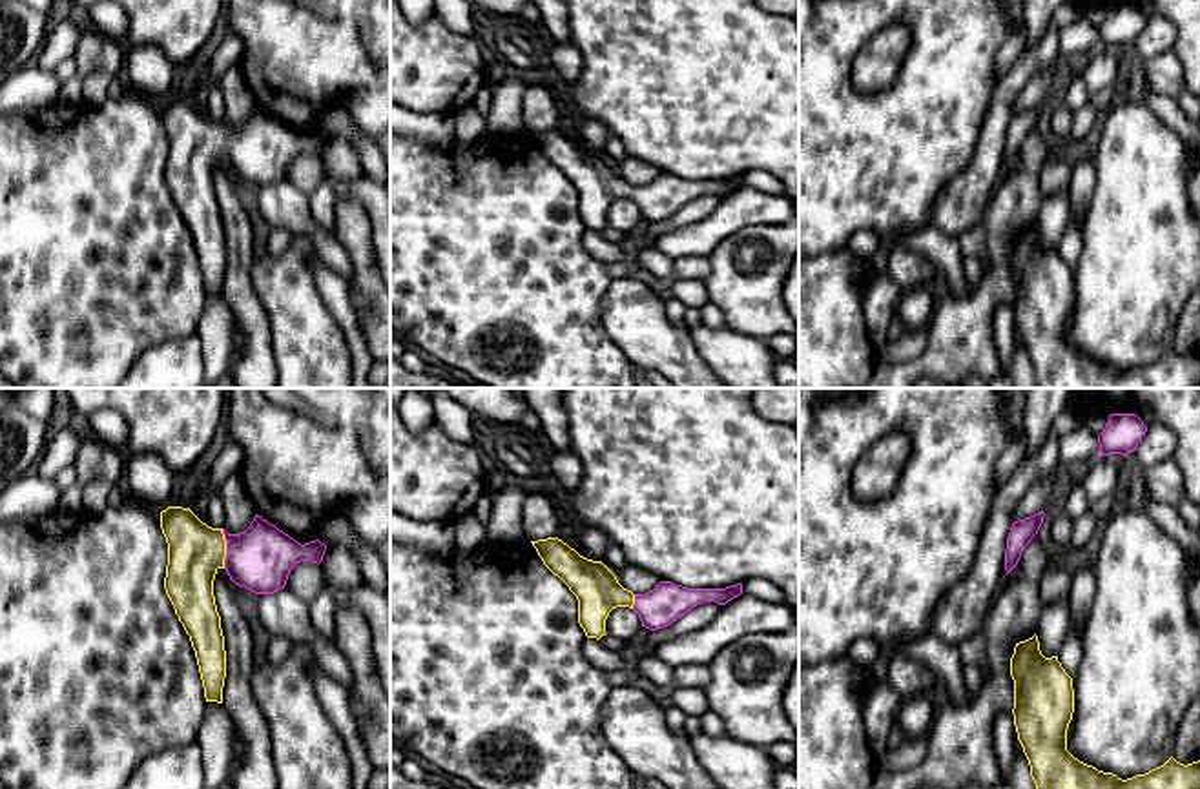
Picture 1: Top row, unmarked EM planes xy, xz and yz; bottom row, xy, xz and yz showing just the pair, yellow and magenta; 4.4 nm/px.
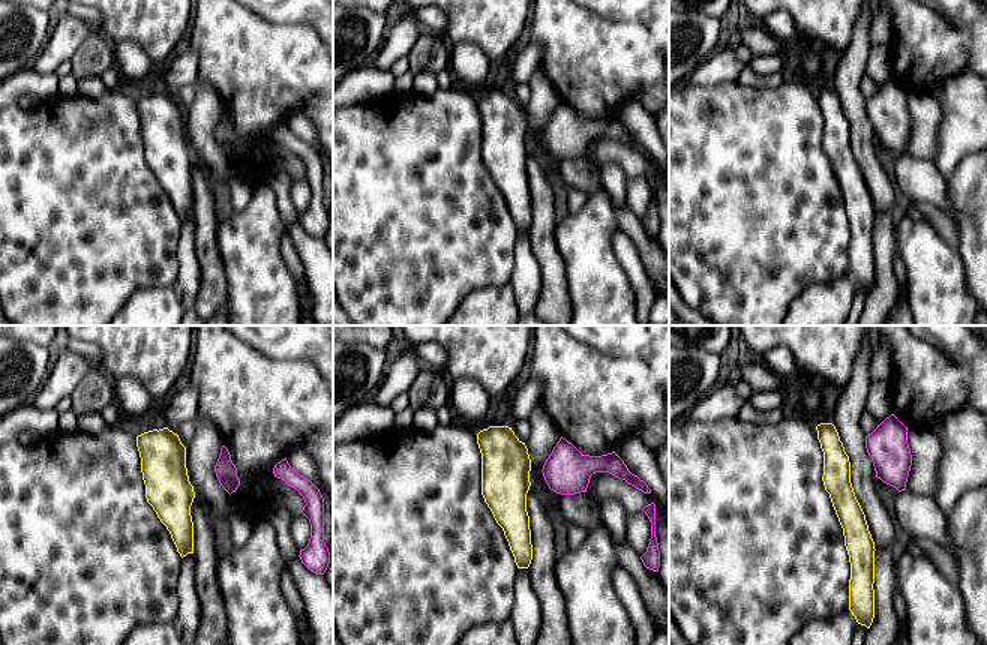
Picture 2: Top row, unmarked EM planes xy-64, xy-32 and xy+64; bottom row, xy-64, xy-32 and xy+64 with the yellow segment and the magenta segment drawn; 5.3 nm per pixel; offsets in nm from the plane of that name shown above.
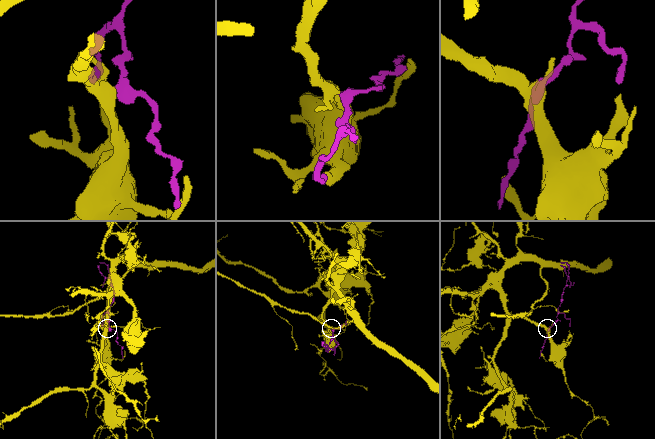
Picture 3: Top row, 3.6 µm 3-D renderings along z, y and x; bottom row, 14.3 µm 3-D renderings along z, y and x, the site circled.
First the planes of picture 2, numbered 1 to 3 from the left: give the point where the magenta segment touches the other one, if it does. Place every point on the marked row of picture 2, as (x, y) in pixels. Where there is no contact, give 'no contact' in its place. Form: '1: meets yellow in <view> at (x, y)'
1: no contact
2: no contact
3: no contact

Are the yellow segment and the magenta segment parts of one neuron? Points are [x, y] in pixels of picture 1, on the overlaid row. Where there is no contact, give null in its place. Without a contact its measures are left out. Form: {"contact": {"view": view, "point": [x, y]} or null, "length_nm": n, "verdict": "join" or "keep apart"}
{"contact": {"view": "xy", "point": [225, 549]}, "length_nm": 180, "verdict": "join"}

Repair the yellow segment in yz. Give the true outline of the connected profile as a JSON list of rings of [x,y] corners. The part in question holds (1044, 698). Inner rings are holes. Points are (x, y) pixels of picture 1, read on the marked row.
[[[1036,634],[1016,643],[1010,676],[1014,725],[1036,789],[1200,789],[1200,760],[1184,765],[1171,756],[1145,774],[1122,780],[1074,758],[1067,751],[1074,712],[1072,678],[1058,656],[1041,654]]]

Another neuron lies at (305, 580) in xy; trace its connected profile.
[[[297,563],[286,579],[284,589],[295,594],[299,599],[310,603],[325,587],[325,576],[317,563]]]

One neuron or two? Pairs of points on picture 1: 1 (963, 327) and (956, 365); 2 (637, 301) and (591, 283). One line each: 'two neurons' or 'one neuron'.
1: one neuron
2: two neurons

